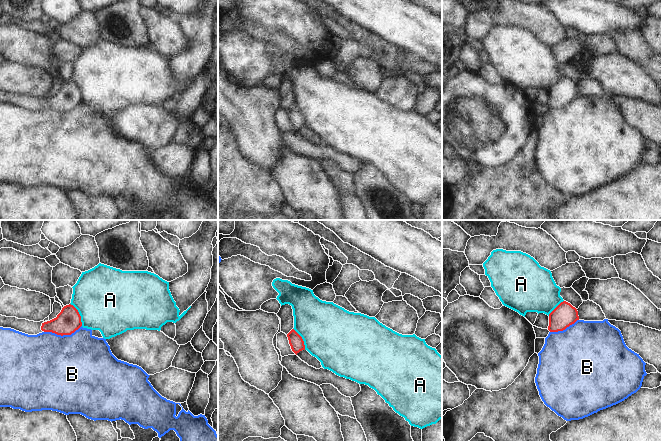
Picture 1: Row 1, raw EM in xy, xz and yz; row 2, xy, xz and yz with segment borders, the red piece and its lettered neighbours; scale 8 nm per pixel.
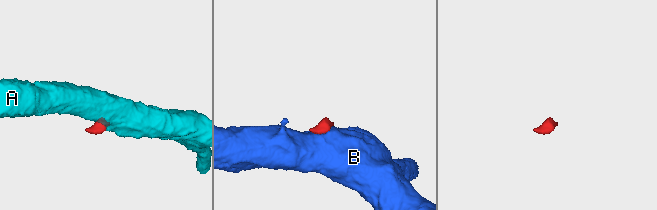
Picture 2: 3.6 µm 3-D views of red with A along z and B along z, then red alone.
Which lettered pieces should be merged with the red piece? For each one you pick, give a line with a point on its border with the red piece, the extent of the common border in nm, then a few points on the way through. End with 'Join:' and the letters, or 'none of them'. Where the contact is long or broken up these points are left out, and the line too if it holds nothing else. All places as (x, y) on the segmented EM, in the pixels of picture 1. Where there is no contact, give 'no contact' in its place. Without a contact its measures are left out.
Join: none of them

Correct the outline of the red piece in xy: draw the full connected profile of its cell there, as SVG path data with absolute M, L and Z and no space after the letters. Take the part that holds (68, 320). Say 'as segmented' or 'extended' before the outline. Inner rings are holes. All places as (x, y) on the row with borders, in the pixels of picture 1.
extended; M71 304L64 306L56 318L47 322L34 322L0 315L0 327L11 328L28 335L37 335L42 332L52 332L61 336L71 335L81 326L81 316Z

